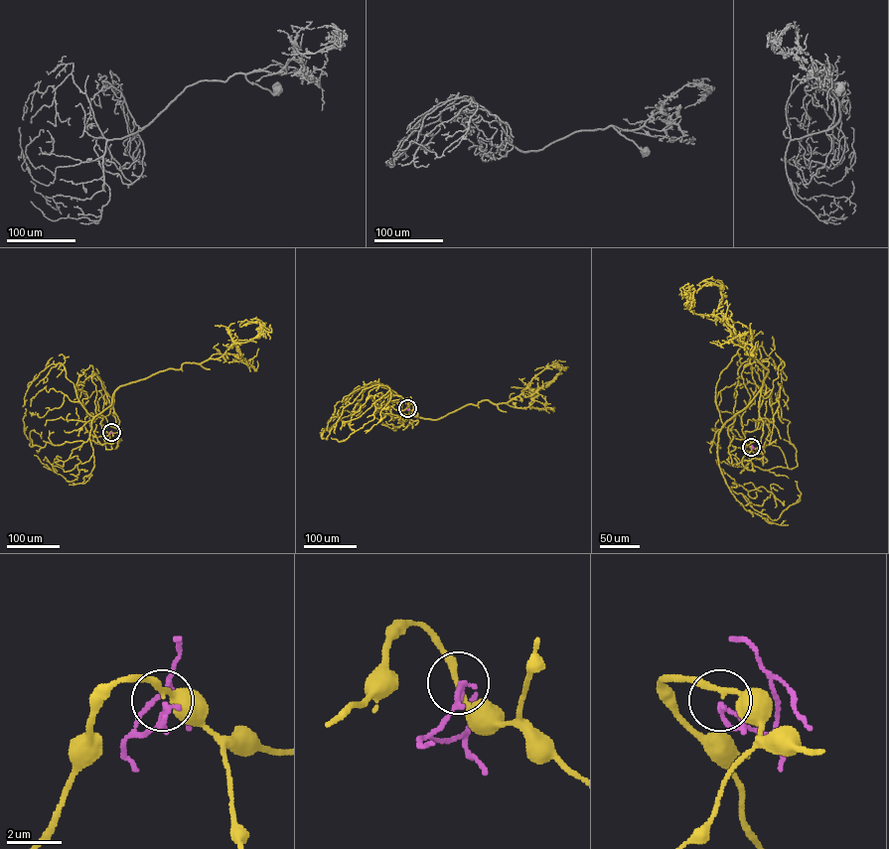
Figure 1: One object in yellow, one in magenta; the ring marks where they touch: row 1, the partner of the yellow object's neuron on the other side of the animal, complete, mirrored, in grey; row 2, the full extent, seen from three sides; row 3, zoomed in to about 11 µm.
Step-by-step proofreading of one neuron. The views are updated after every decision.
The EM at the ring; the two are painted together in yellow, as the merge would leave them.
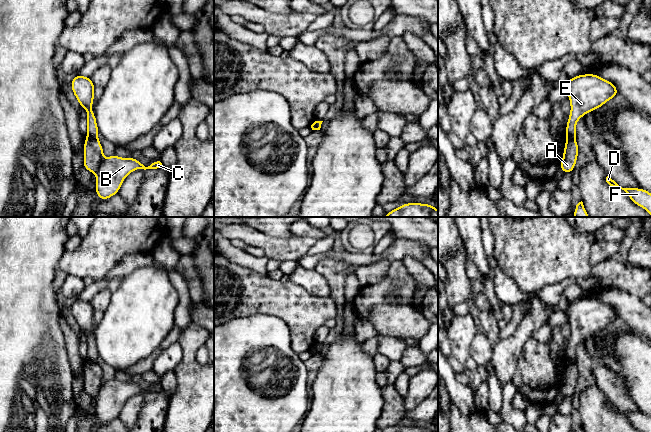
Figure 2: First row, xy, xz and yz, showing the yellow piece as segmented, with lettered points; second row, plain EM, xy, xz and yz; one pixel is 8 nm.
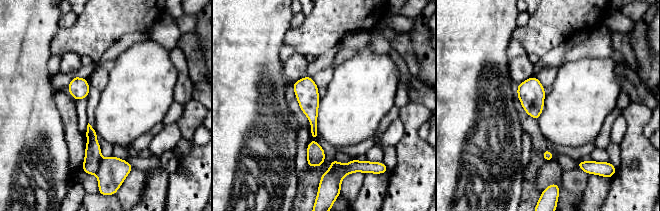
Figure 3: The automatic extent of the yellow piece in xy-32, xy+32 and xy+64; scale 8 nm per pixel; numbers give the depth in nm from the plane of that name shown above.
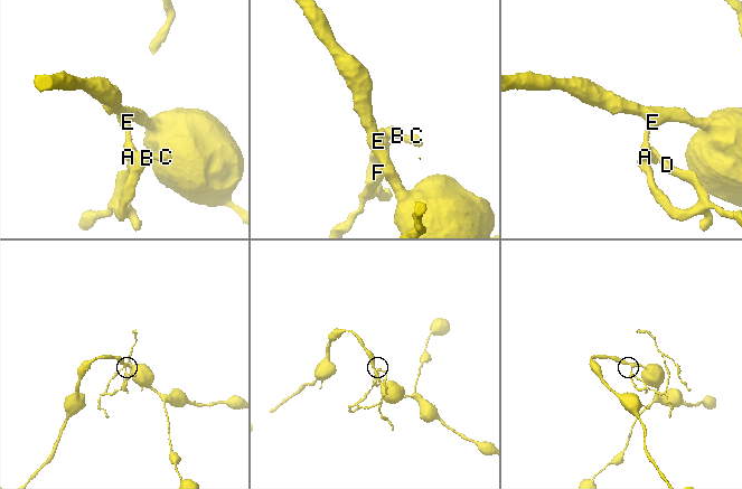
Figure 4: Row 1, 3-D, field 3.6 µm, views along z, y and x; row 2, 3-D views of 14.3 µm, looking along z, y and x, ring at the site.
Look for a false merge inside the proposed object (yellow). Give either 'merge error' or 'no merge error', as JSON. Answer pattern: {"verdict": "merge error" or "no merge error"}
{"verdict": "merge error"}

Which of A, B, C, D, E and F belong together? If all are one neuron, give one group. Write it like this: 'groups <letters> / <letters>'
groups A B C D F / E

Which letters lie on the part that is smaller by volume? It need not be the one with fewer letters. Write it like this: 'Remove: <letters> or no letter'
Remove: A, B, C, D, F

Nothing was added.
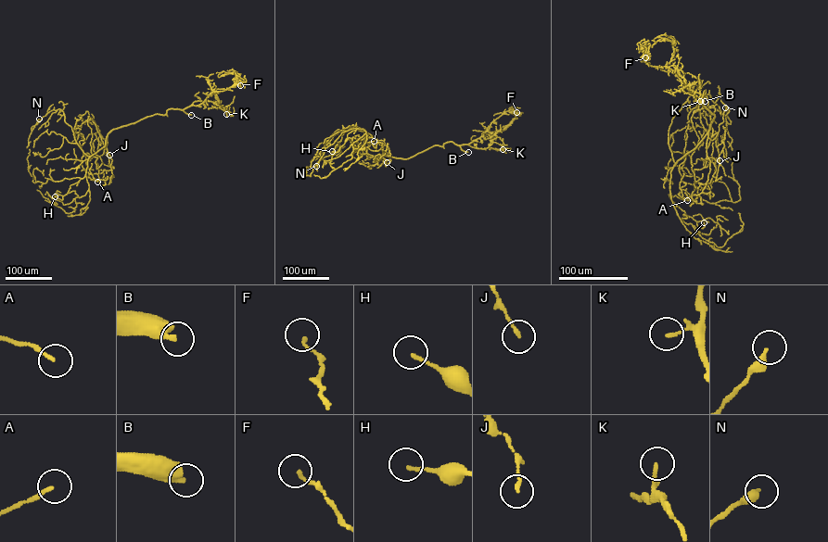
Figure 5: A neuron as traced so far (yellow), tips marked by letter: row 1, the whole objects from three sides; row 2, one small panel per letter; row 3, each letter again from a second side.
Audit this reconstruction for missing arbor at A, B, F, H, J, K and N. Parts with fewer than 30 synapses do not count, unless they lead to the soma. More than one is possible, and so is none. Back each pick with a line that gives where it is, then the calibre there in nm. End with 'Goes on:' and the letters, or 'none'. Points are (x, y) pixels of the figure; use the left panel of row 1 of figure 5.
B: Place: (191, 115). Thickness 380 nm
H: Place: (55, 196). Thickness 160 nm
Goes on: B, H

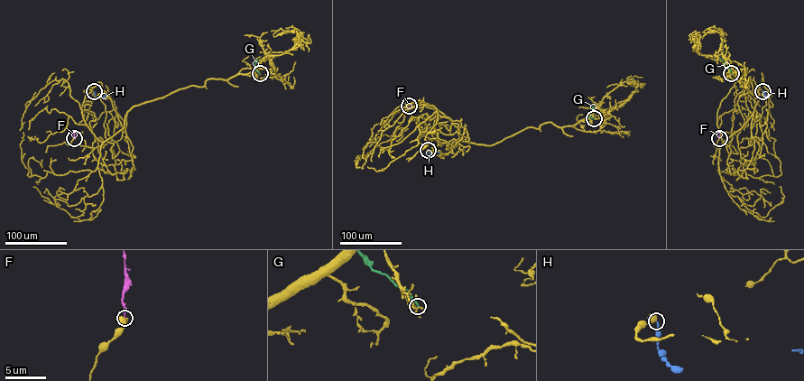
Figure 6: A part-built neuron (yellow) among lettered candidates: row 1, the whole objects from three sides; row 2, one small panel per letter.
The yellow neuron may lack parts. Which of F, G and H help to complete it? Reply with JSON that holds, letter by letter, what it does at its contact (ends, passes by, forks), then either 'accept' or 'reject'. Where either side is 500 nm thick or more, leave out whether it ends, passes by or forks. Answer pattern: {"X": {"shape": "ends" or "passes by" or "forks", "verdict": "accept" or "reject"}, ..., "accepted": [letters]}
{"F": {"shape": "ends", "verdict": "reject"}, "G": {"shape": "ends", "verdict": "reject"}, "H": {"shape": "ends", "verdict": "accept"}, "accepted": ["H"]}

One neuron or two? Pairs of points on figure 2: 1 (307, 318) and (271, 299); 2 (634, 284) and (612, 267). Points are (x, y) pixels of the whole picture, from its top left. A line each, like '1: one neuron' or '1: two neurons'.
1: one neuron
2: one neuron

